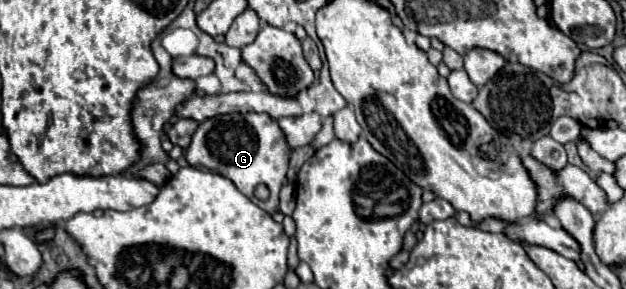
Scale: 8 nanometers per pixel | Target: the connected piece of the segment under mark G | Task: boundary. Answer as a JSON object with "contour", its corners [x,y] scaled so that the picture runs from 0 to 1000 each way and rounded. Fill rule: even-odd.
{"contour":[[[367,391],[323,419],[307,467],[307,495],[297,516],[297,557],[307,578],[323,578],[367,619],[383,668],[390,668],[403,702],[409,702],[425,737],[438,744],[444,730],[444,668],[457,626],[460,557],[466,509],[454,474],[441,412],[425,391]],[[422,633],[431,654],[428,696],[406,682],[409,640]]]}

